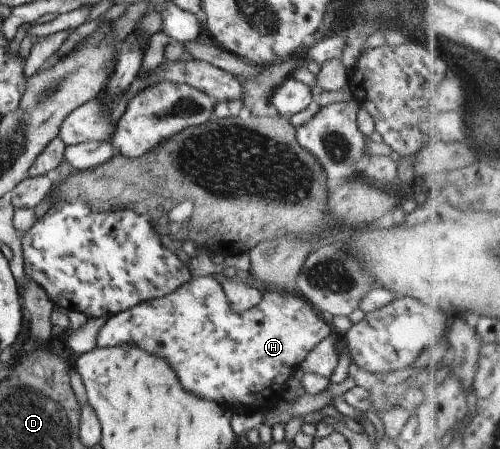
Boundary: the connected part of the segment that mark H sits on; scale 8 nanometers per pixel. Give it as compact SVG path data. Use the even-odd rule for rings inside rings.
M216 276L194 277L189 279L184 284L181 284L175 291L165 294L163 297L146 300L139 305L132 307L124 312L116 313L116 315L108 316L107 321L100 327L100 330L95 336L96 348L108 348L112 346L133 346L139 351L159 356L163 361L174 371L180 387L184 387L184 391L188 391L189 395L196 398L207 400L216 403L248 403L250 407L254 407L256 401L272 401L274 405L274 397L278 400L281 395L276 395L272 389L278 389L276 385L285 385L288 377L293 371L298 370L299 364L304 360L304 357L322 340L329 335L330 329L328 323L324 323L318 319L318 311L308 303L297 292L286 292L275 288L262 288L261 299L251 308L244 312L234 312L230 308L230 303L226 300L222 289L218 283Z

